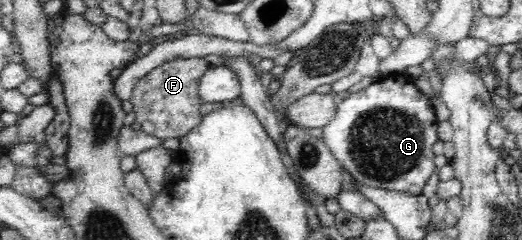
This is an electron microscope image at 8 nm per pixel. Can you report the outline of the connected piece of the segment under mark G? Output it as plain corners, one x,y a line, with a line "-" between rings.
405,72
383,76
368,87
352,93
337,104
335,117
323,126
322,140
338,164
350,172
356,186
360,188
383,189
422,195
428,178
432,176
436,164
432,146
438,142
438,118
434,105
422,91
416,87
414,80

